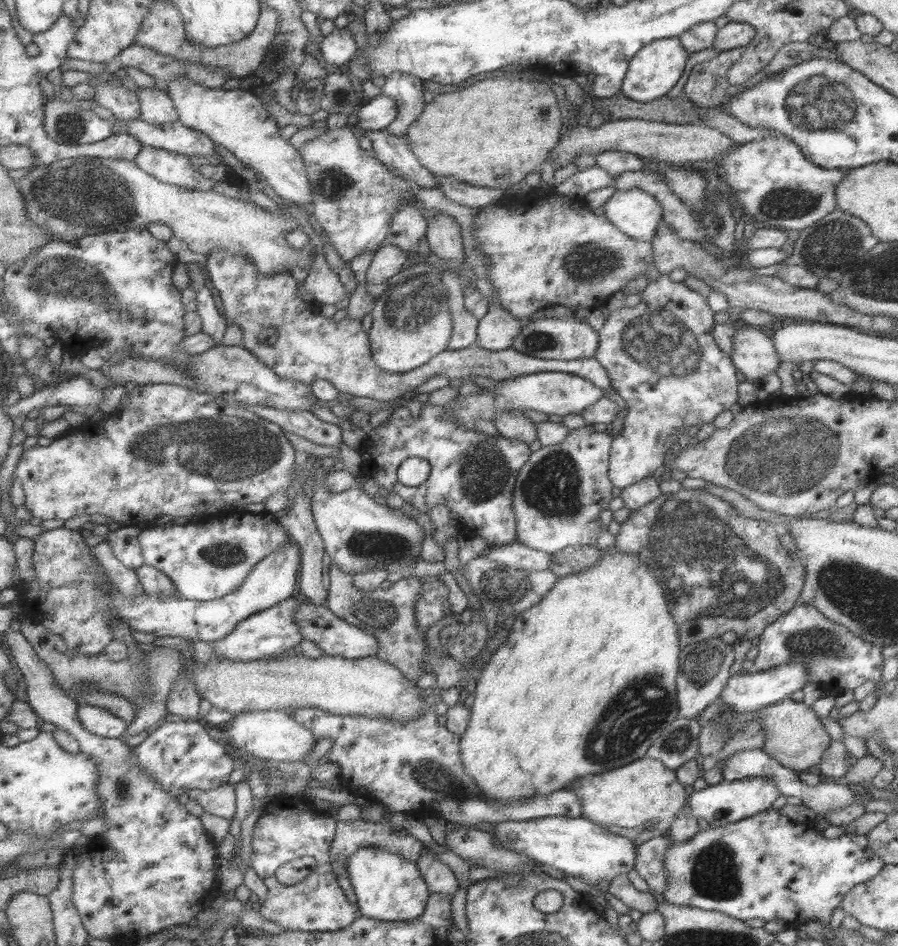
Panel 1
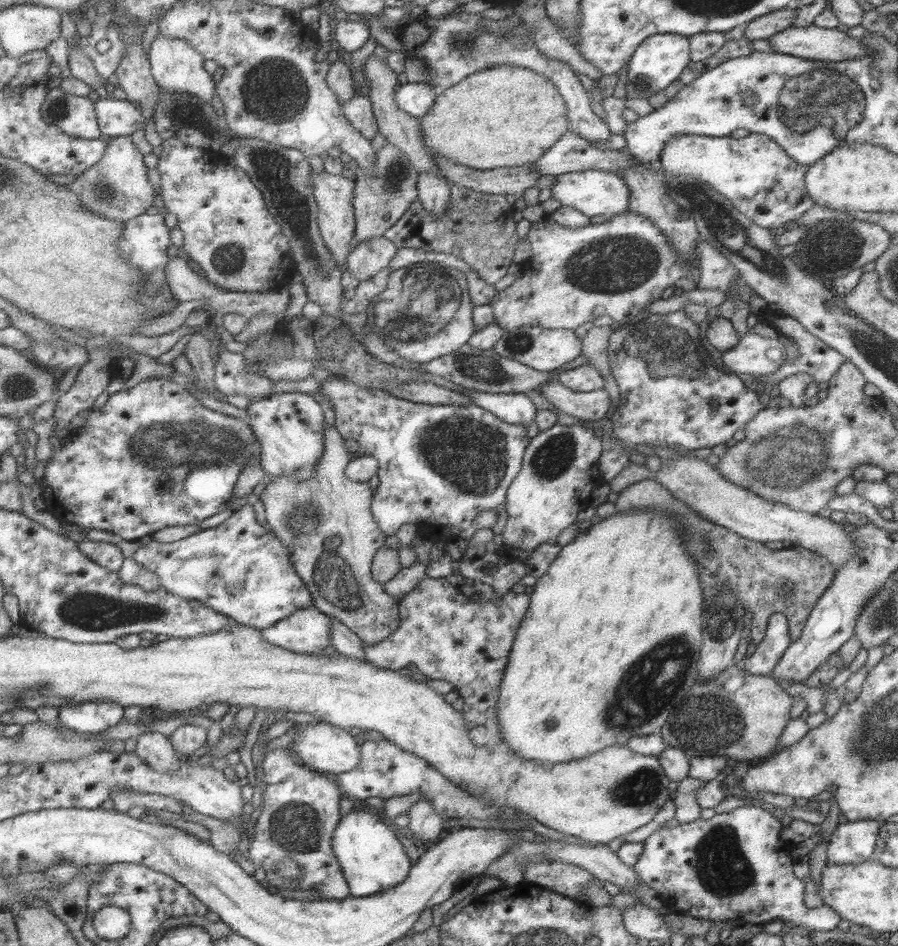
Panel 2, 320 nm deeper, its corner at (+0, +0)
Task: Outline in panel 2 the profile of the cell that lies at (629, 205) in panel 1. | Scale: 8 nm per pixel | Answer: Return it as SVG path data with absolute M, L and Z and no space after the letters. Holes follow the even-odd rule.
M579 170L555 176L555 182L550 186L550 196L561 204L577 209L585 216L621 214L627 211L629 189L623 182L621 174L604 172L603 170Z

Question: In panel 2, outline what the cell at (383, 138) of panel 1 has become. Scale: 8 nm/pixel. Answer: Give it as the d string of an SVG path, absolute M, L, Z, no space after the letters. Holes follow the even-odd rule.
M355 94L353 98L342 106L344 116L369 140L373 140L380 133L379 124L374 113L370 96Z

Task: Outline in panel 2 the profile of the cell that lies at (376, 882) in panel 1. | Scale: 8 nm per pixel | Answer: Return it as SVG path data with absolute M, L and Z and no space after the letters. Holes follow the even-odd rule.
M353 808L342 818L333 837L333 846L348 878L351 895L368 897L400 885L409 876L413 862L397 835L390 821L371 809Z

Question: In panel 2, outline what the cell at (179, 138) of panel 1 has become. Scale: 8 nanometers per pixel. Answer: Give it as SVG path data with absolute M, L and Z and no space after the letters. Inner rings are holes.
M116 95L106 96L105 98L99 99L97 102L97 117L99 117L99 127L103 135L113 137L131 136L138 130L145 130L147 126L147 118L152 117L152 113L140 108L137 110L129 100L118 100Z

